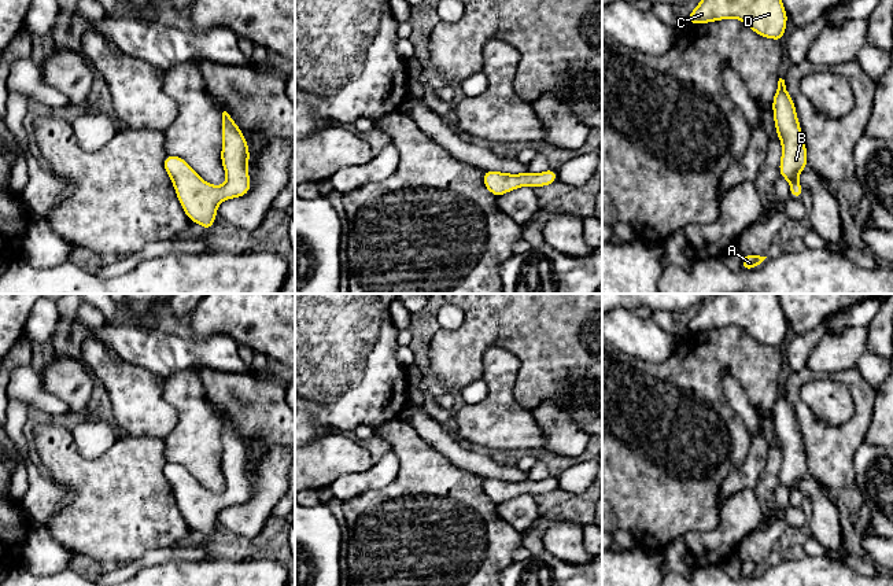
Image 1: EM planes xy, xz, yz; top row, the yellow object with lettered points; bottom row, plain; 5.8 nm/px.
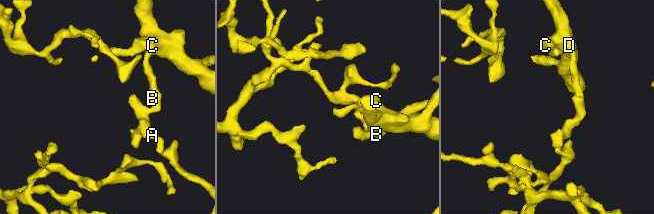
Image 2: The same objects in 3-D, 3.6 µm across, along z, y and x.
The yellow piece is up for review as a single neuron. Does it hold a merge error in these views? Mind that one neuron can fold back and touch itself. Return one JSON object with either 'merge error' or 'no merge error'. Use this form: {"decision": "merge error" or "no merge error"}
{"decision": "no merge error"}

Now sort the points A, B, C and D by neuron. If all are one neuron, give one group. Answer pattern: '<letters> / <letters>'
A B C D

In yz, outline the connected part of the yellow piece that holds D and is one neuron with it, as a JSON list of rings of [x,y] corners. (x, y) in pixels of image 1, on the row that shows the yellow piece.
[[[701,0],[689,16],[689,25],[741,19],[759,36],[783,40],[787,14],[782,0]]]

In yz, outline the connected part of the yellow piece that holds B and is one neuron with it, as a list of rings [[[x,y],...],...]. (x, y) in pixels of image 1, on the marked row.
[[[779,78],[778,89],[772,100],[772,111],[776,136],[782,143],[779,173],[790,183],[790,196],[801,199],[802,187],[798,174],[808,166],[807,147],[797,118],[794,102],[786,91],[785,80]]]

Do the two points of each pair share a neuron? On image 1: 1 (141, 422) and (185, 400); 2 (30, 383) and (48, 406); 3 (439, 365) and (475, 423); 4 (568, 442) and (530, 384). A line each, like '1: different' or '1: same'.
1: different
2: same
3: different
4: different

